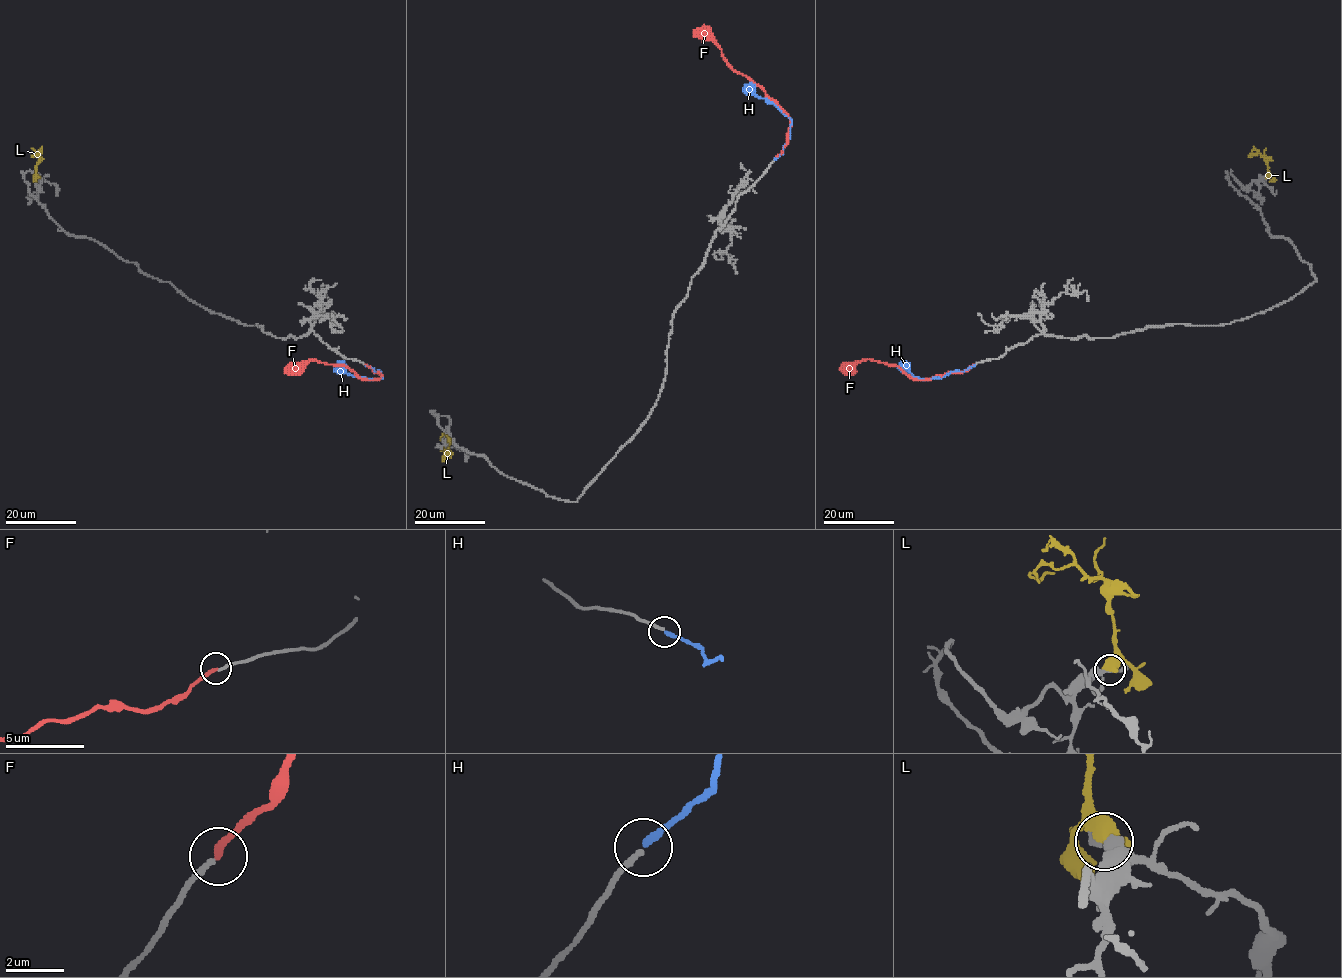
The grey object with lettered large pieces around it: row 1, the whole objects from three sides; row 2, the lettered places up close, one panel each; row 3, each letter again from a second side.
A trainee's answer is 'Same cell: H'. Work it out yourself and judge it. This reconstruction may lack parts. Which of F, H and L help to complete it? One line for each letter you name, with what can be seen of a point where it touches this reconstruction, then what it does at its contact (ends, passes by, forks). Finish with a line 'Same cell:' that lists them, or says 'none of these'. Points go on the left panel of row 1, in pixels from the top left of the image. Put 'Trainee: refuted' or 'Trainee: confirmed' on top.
Trainee: confirmed
H: Touches grey at (365, 364). It ends there
Same cell: H

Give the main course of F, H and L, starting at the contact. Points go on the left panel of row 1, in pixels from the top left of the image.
F: (365, 364), (381, 375), (378, 378), (362, 379), (343, 365), (313, 359), (284, 369)
H: (365, 364), (379, 371), (382, 378), (352, 376), (337, 363)
L: (38, 177), (36, 164), (40, 154), (31, 156)

